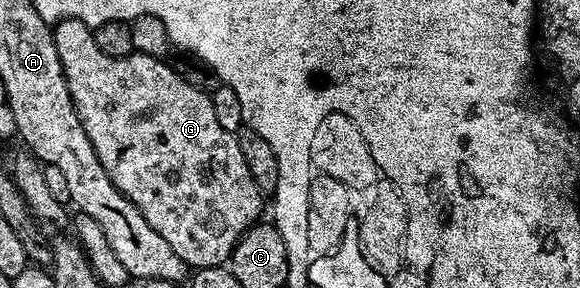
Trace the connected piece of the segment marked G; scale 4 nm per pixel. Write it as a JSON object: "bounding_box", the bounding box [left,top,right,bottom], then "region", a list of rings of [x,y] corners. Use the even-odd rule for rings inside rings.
{"bounding_box":[54,18,264,268],"region":[[[68,18],[55,25],[54,43],[56,44],[57,55],[60,56],[61,67],[64,68],[68,92],[74,101],[74,110],[78,113],[80,124],[92,144],[92,148],[96,152],[104,172],[108,172],[112,184],[116,184],[118,191],[129,202],[136,204],[136,208],[144,216],[144,220],[148,220],[148,224],[152,228],[156,228],[156,232],[160,232],[160,236],[164,236],[164,240],[168,240],[168,244],[172,244],[172,252],[176,252],[176,256],[180,256],[180,260],[184,260],[187,267],[201,268],[203,266],[221,266],[229,263],[234,245],[242,239],[242,235],[251,226],[255,225],[263,217],[262,198],[264,198],[264,194],[263,191],[258,189],[256,180],[252,180],[252,176],[248,172],[248,164],[244,164],[244,152],[240,152],[240,144],[236,134],[232,131],[226,131],[216,120],[211,95],[206,90],[204,92],[200,87],[193,86],[188,79],[181,78],[169,66],[169,61],[144,56],[142,53],[133,53],[127,57],[118,58],[104,54],[96,45],[91,27],[78,18]]]}

